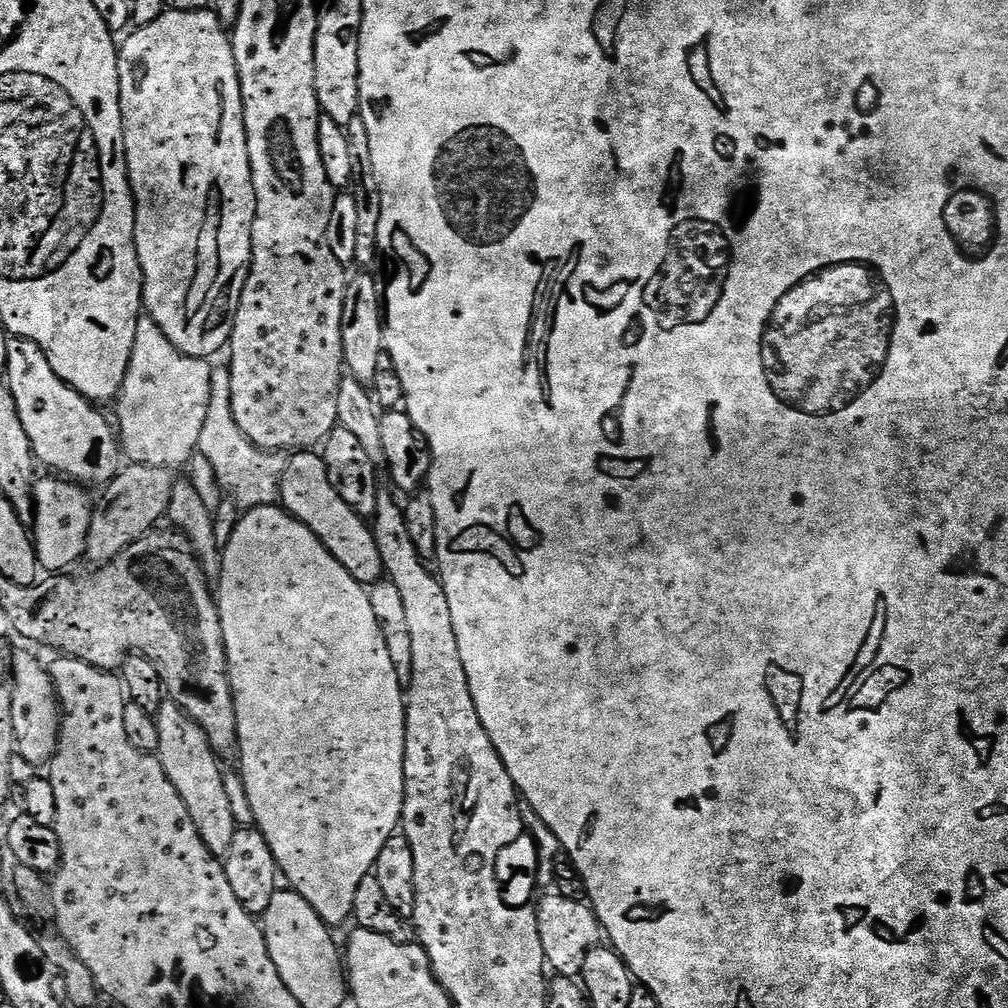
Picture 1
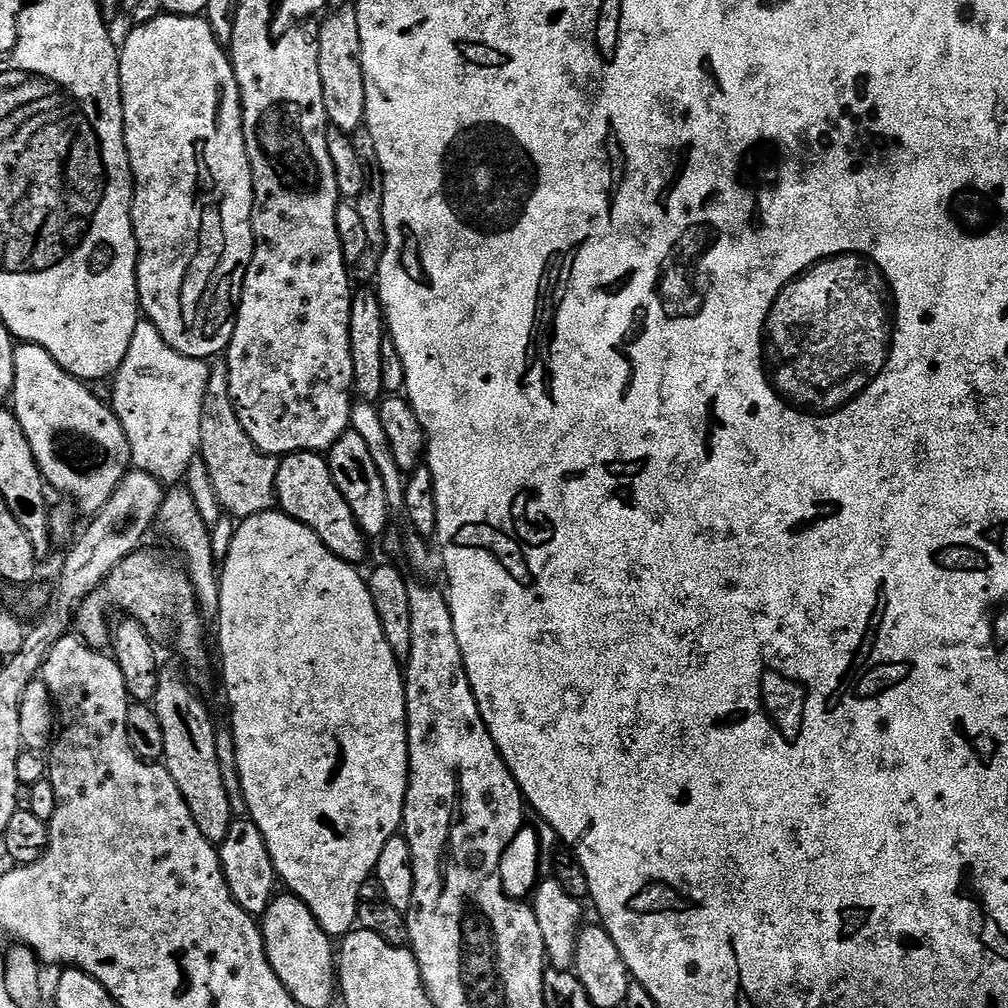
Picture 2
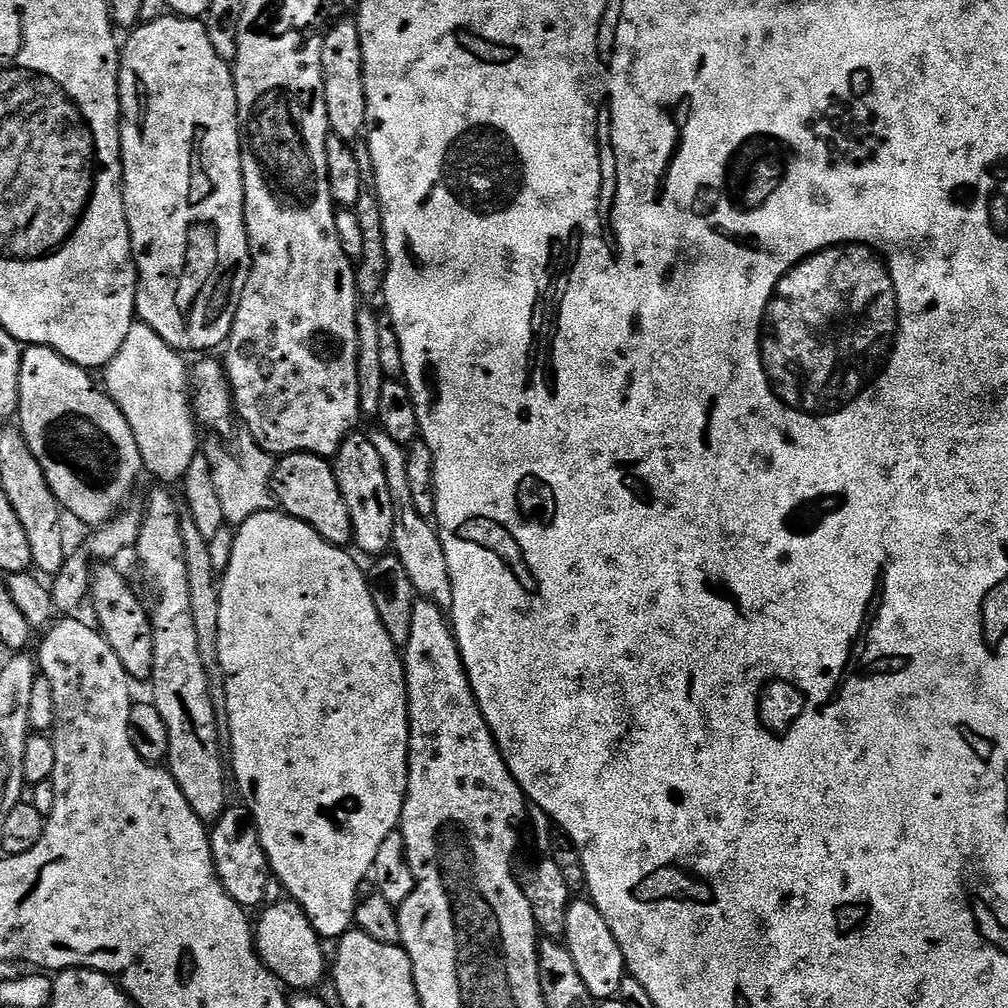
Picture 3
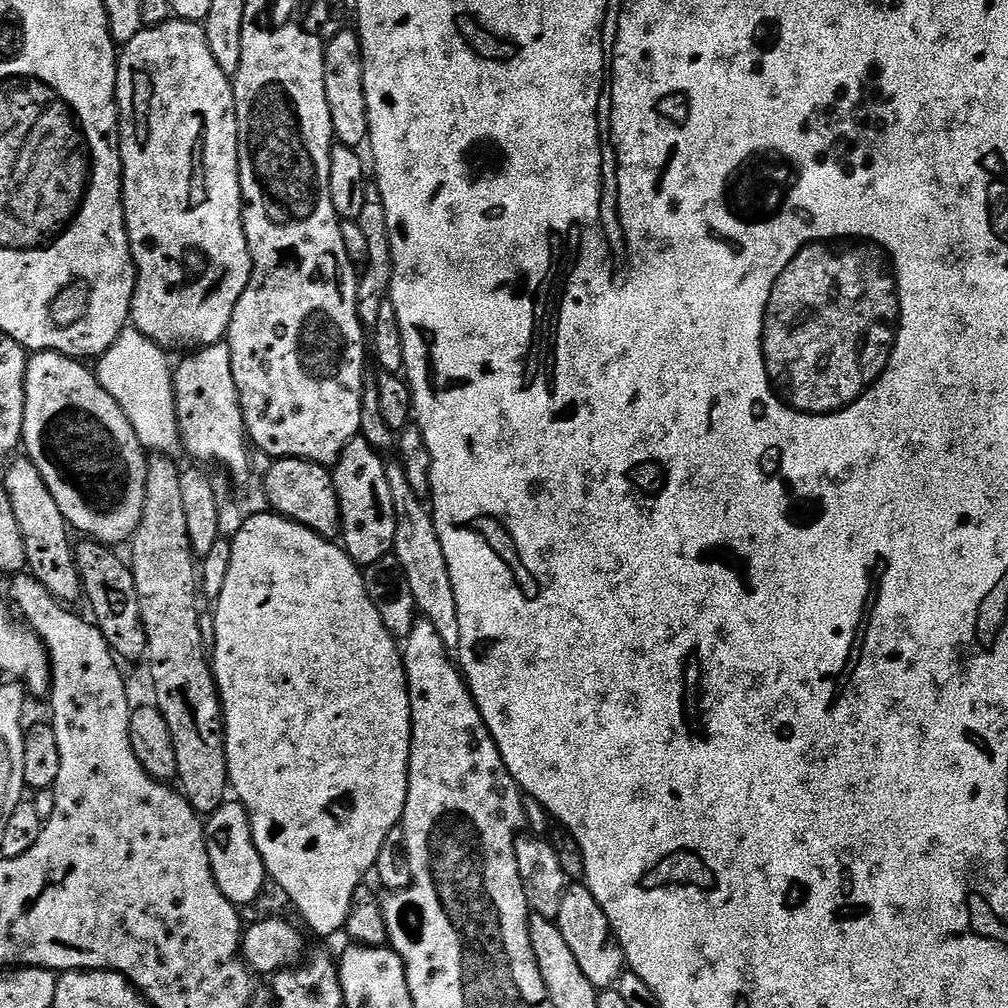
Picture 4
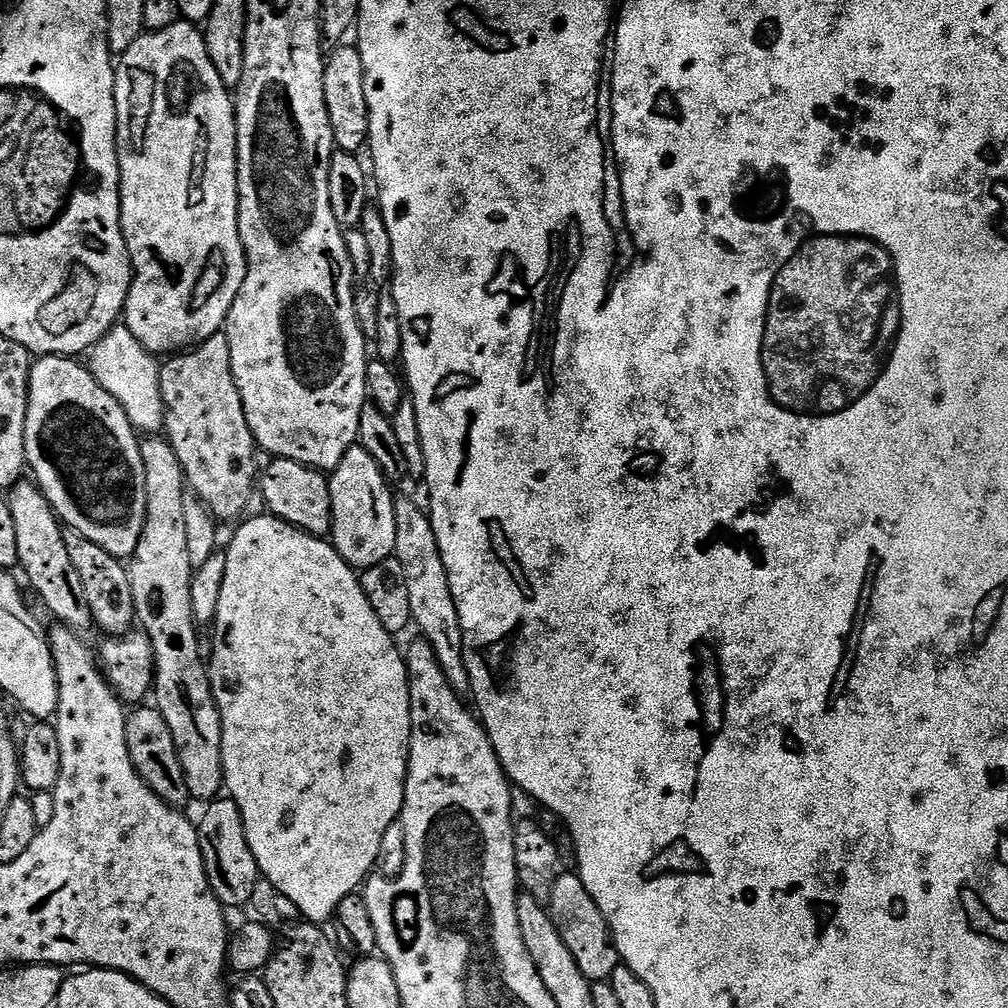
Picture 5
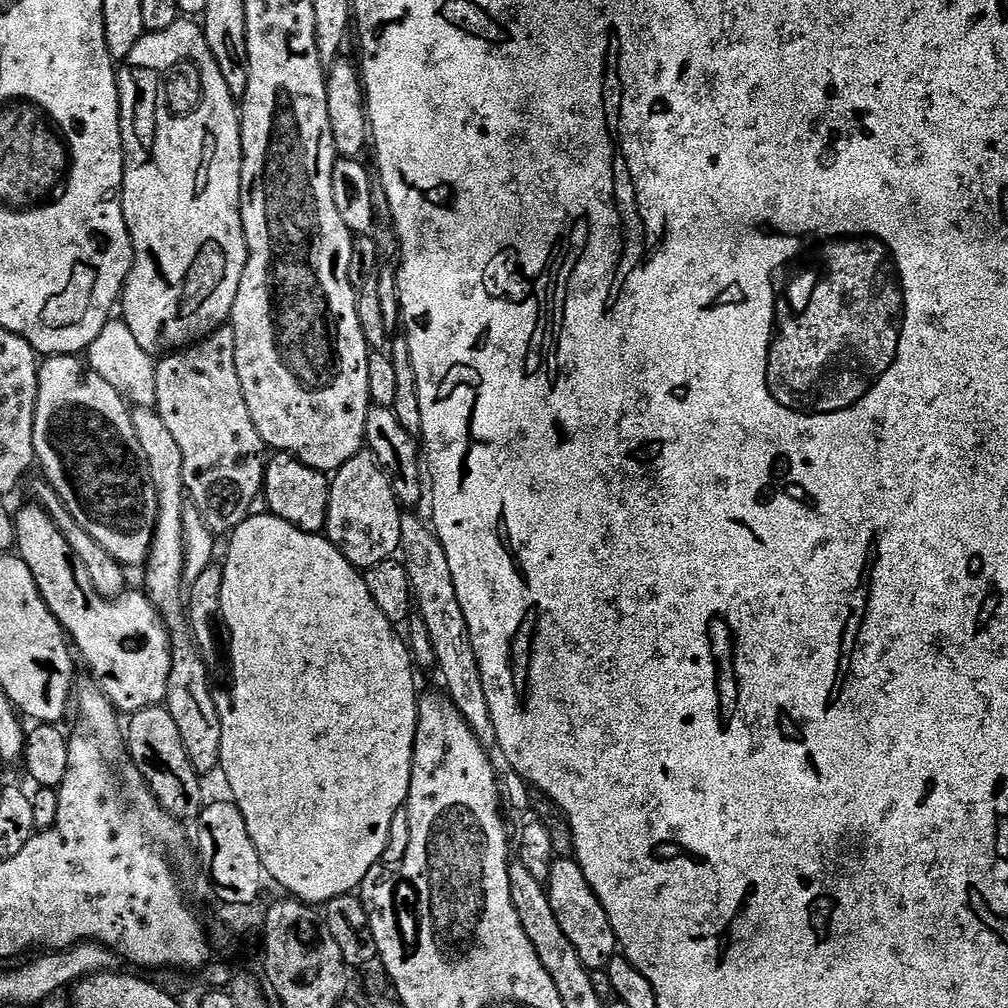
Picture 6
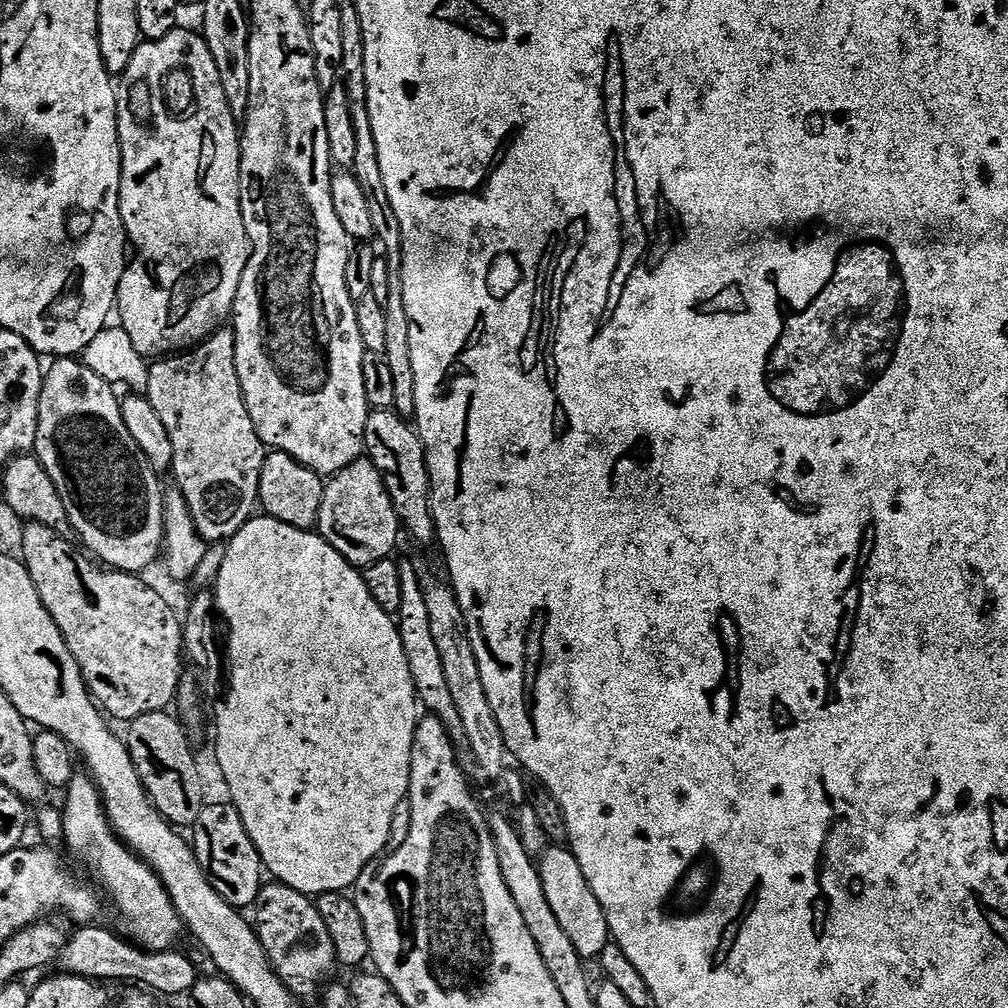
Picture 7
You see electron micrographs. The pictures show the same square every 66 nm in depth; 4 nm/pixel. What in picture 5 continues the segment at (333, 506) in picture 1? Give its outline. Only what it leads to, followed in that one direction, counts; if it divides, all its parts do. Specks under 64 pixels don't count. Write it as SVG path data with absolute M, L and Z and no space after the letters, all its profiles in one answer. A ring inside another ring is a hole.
M276 458L271 463L265 472L263 469L258 480L258 492L259 495L264 495L264 500L268 503L267 511L278 519L285 520L287 524L309 532L311 536L327 537L332 530L329 477L323 471L293 460Z

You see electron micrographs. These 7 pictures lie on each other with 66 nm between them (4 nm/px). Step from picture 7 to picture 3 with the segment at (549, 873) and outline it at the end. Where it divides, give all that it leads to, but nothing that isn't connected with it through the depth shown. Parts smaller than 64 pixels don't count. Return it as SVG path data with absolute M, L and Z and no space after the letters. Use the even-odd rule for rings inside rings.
M576 898L568 905L568 913L564 916L562 940L568 952L574 958L574 966L578 966L578 975L586 982L586 990L598 1002L619 997L620 987L626 975L624 955L610 934L610 926L606 926L606 918L597 910L588 898Z

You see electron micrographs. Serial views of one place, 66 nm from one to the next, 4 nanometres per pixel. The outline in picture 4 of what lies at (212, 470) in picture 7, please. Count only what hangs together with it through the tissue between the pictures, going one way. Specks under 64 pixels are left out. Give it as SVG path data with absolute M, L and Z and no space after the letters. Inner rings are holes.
M227 343L210 344L195 349L193 356L188 356L174 368L172 385L176 395L176 417L180 419L180 443L183 451L193 456L193 461L201 465L221 464L223 471L233 481L244 480L248 476L248 467L252 460L248 457L250 441L248 439L248 428L244 424L244 415L240 405L238 386L234 386L234 366L230 362L230 350Z

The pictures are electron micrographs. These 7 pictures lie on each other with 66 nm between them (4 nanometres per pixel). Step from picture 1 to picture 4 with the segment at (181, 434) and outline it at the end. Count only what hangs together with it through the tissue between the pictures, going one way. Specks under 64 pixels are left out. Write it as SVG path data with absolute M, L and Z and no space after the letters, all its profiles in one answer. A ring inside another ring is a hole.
M135 326L125 327L119 338L99 357L100 385L111 394L114 402L126 414L140 445L152 454L180 452L180 419L176 417L176 395L172 385L173 365L168 365L169 353L148 336L143 336Z

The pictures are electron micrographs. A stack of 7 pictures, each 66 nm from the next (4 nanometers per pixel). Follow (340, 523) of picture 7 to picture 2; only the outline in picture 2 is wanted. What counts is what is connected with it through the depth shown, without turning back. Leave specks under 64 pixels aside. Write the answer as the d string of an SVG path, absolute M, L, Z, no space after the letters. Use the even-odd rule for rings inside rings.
M354 431L343 432L328 449L326 459L330 474L334 478L334 486L338 486L342 498L346 498L346 506L350 506L365 537L383 537L386 532L384 519L390 515L388 495L382 476L378 474L378 468L374 466L374 458L366 447L366 442Z

